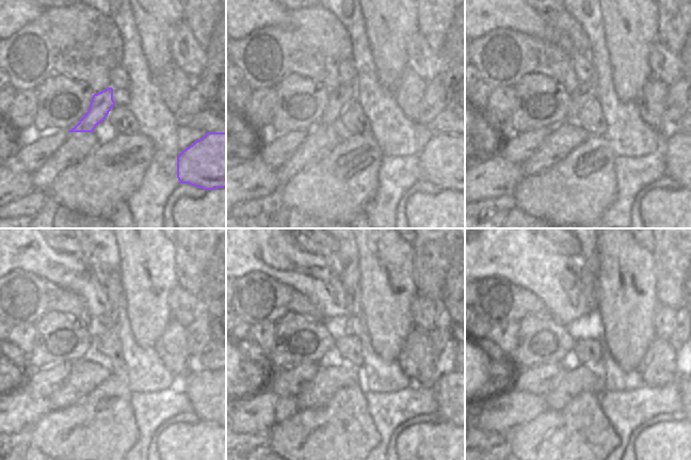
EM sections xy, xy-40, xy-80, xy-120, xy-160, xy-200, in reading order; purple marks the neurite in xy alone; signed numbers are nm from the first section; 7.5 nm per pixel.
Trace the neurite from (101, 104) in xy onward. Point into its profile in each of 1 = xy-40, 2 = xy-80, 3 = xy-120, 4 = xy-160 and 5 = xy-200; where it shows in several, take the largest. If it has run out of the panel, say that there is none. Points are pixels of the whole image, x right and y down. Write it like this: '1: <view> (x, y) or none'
1: xy-40 (338, 100)
2: xy-80 (585, 92)
3: xy-120 (113, 286)
4: xy-160 (350, 276)
5: xy-200 (589, 267)

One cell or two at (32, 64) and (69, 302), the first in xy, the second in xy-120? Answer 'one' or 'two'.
one

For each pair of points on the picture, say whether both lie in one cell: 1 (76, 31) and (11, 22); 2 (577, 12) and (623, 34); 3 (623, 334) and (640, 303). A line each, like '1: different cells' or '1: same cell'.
1: different cells
2: different cells
3: same cell

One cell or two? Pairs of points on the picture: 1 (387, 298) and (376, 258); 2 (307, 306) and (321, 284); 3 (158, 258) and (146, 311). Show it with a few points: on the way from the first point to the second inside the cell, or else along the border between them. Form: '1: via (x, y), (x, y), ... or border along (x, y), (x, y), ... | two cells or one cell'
1: via (387, 288), (384, 268) | one cell
2: border along (289, 286), (300, 291), (321, 313), (324, 319) | two cells
3: via (153, 271), (153, 276), (147, 283), (147, 298) | one cell

